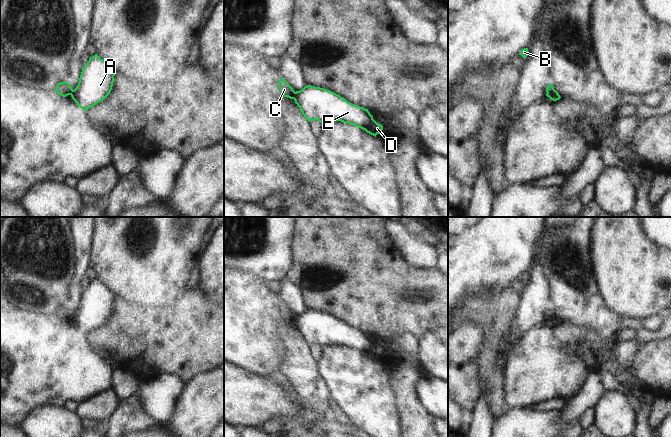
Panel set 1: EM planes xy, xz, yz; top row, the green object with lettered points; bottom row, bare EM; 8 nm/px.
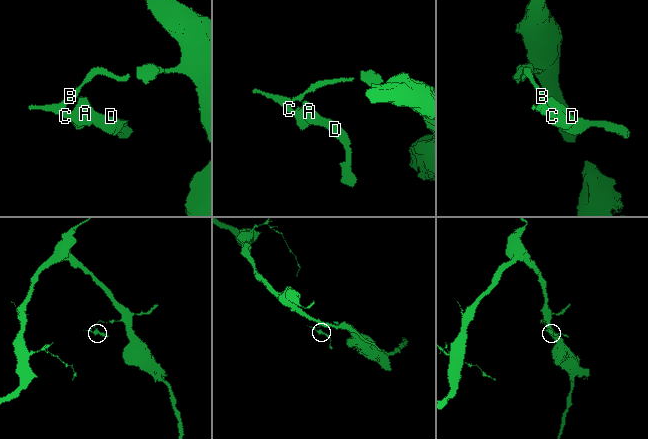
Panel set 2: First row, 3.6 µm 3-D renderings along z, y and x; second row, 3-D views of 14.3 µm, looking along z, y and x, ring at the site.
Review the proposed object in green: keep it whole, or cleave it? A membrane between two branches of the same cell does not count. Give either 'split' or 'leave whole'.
split

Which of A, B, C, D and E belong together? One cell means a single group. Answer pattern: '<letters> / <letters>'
A D E / B C

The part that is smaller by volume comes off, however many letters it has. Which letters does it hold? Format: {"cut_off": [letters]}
{"cut_off": ["A", "D", "E"]}

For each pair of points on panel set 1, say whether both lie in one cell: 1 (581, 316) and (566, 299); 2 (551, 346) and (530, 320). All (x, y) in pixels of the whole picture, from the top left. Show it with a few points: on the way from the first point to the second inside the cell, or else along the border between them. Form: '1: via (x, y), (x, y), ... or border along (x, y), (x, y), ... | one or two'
1: via (579, 312), (570, 303) | one
2: border along (546, 320), (530, 328), (517, 342) | two

